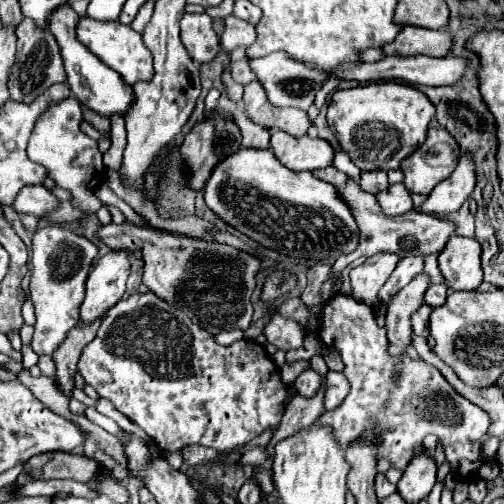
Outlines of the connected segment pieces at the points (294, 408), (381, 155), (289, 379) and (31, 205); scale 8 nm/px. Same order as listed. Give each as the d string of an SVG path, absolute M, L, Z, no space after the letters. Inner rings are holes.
M322 376L322 386L316 392L316 396L312 396L312 398L302 398L302 396L292 398L292 402L286 406L286 412L284 412L284 416L280 420L276 436L268 444L270 454L274 452L276 442L280 442L282 438L290 436L290 434L294 434L294 432L298 432L298 430L302 430L306 426L312 426L326 412L324 392L326 392L326 376Z
M372 82L364 86L354 86L348 90L336 90L328 106L328 124L342 146L342 150L352 158L360 170L396 170L400 162L410 156L426 140L428 124L434 116L432 102L420 90L400 82Z
M298 361L295 363L285 363L280 369L279 374L284 384L293 383L294 380L306 369L310 367L309 361Z
M30 184L20 190L12 208L18 214L32 214L36 218L42 218L56 210L58 204L60 204L58 198L48 188L44 188L42 184Z

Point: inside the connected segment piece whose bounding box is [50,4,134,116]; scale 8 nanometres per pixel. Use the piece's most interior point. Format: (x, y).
(97, 86)

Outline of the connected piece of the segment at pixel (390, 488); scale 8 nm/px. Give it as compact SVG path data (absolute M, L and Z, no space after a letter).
M378 474L376 476L376 496L384 498L384 496L390 496L392 492L396 492L396 484L390 484L386 474Z

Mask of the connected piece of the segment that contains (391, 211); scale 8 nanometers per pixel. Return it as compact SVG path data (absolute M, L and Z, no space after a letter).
M392 184L386 190L382 190L376 198L378 198L382 212L388 216L396 216L396 214L404 214L412 210L410 192L406 190L404 184Z

